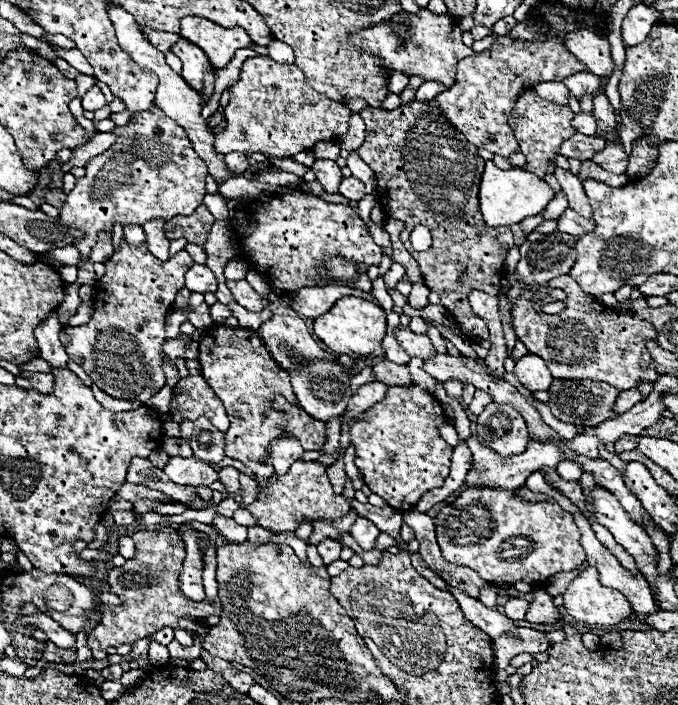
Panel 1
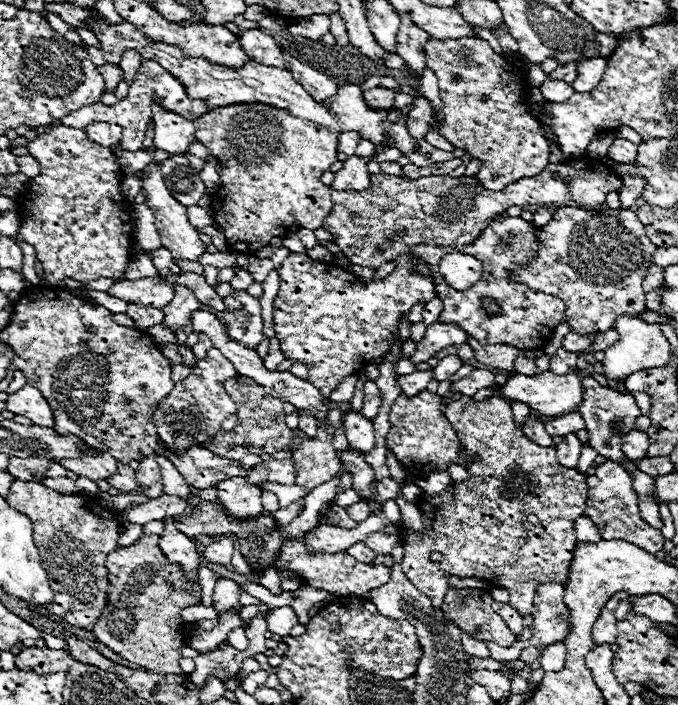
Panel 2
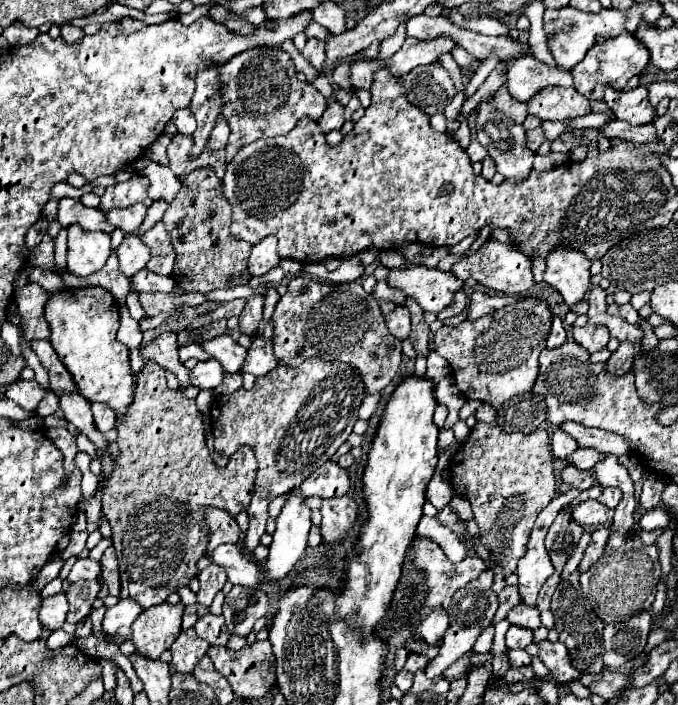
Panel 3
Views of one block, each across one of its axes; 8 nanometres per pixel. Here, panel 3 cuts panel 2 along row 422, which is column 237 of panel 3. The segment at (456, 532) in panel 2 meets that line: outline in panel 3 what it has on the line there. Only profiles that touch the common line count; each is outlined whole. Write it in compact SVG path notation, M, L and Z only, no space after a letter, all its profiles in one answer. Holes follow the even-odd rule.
M146 362L144 370L136 382L134 404L122 426L118 430L118 450L116 470L106 478L102 496L102 514L112 526L112 546L120 562L122 590L120 598L132 598L142 608L166 602L178 586L188 586L194 576L198 576L198 560L204 556L208 546L208 528L204 526L206 508L220 508L230 516L248 510L256 480L256 458L250 446L242 446L234 456L230 456L228 466L220 468L210 460L206 436L202 428L202 414L196 402L186 398L178 390L166 386L164 368Z

